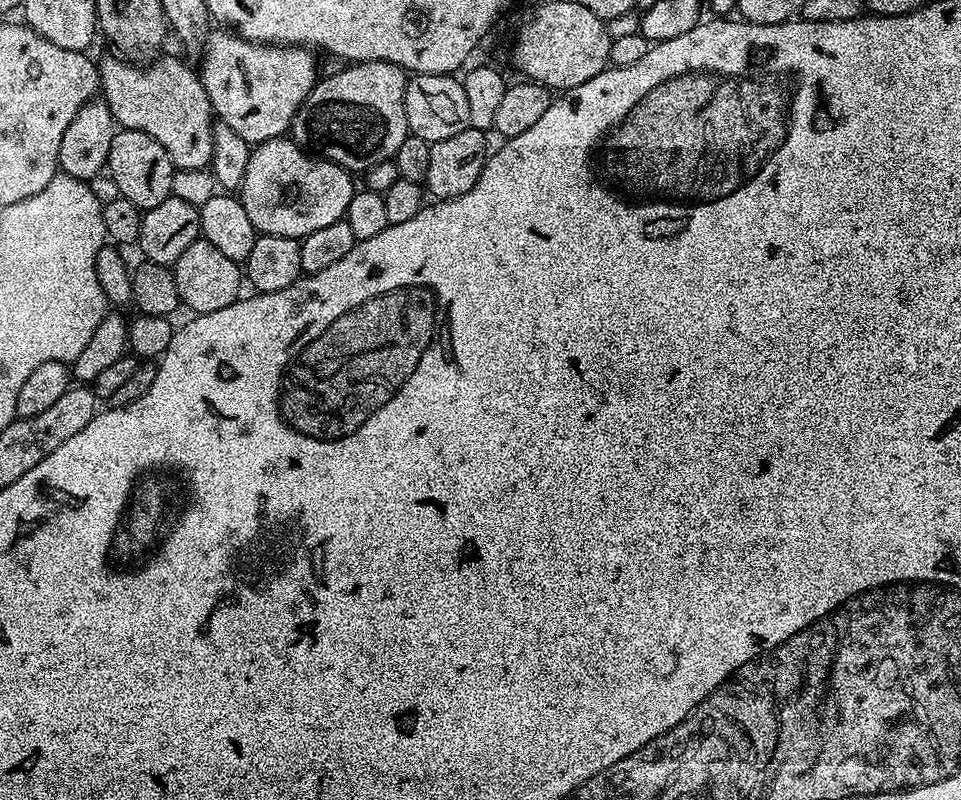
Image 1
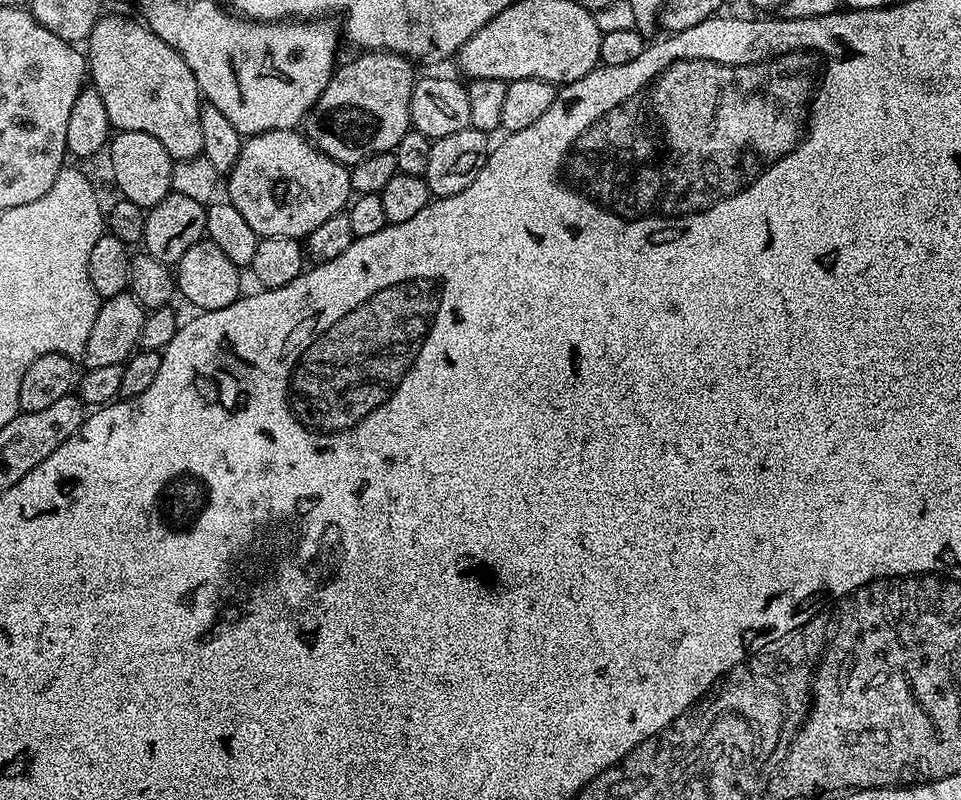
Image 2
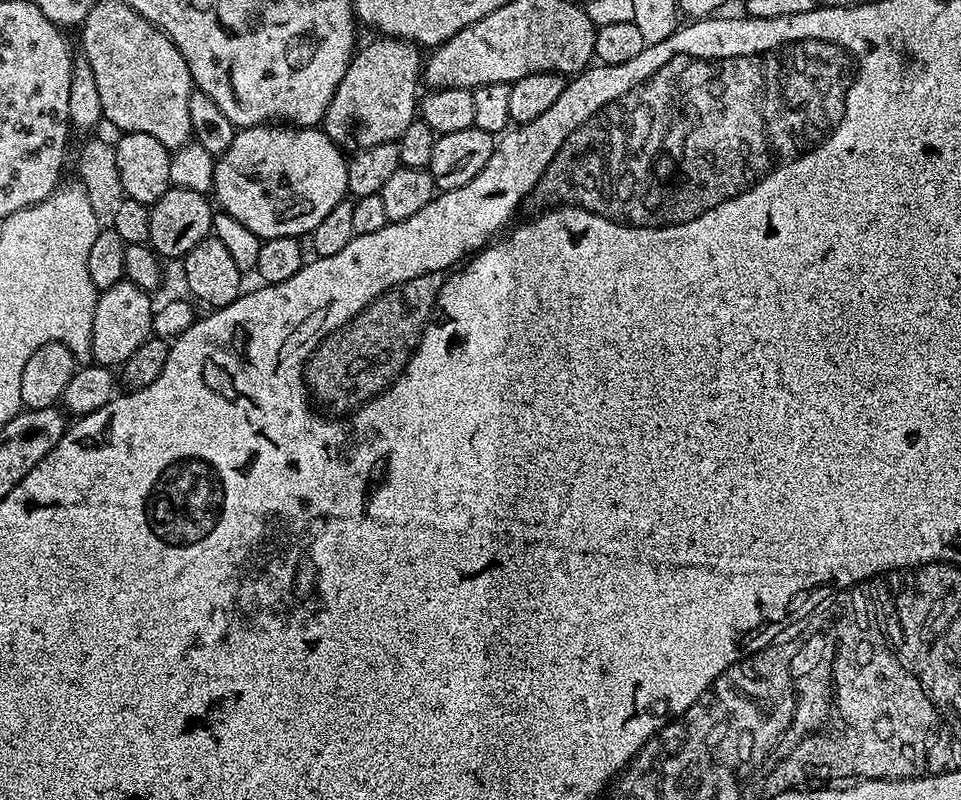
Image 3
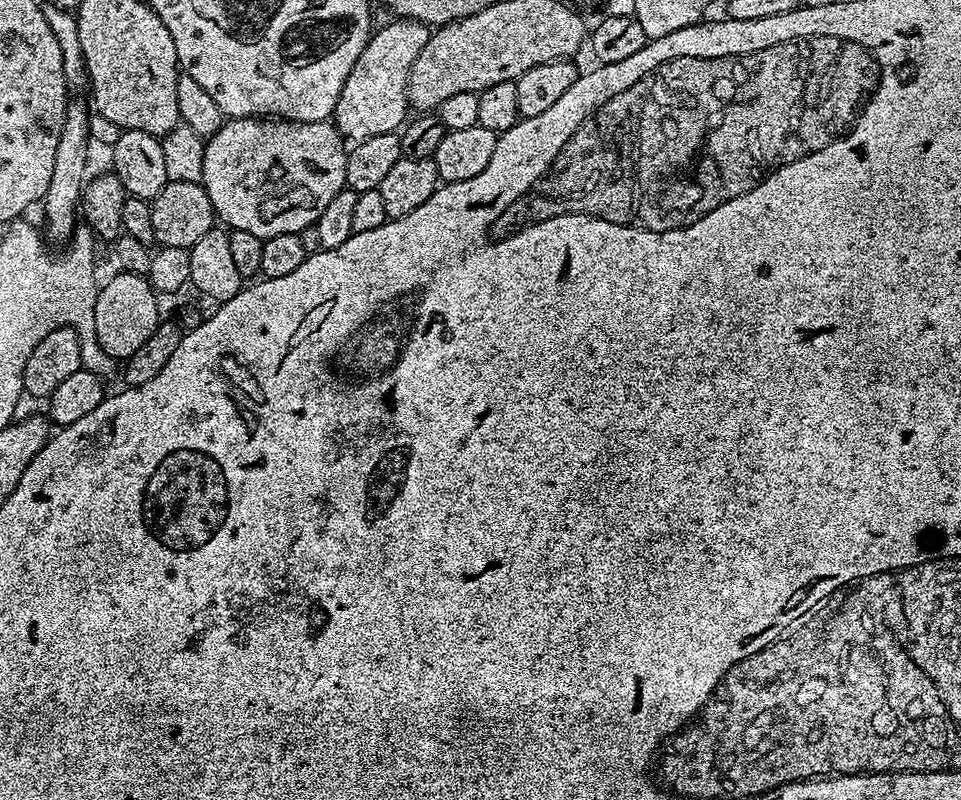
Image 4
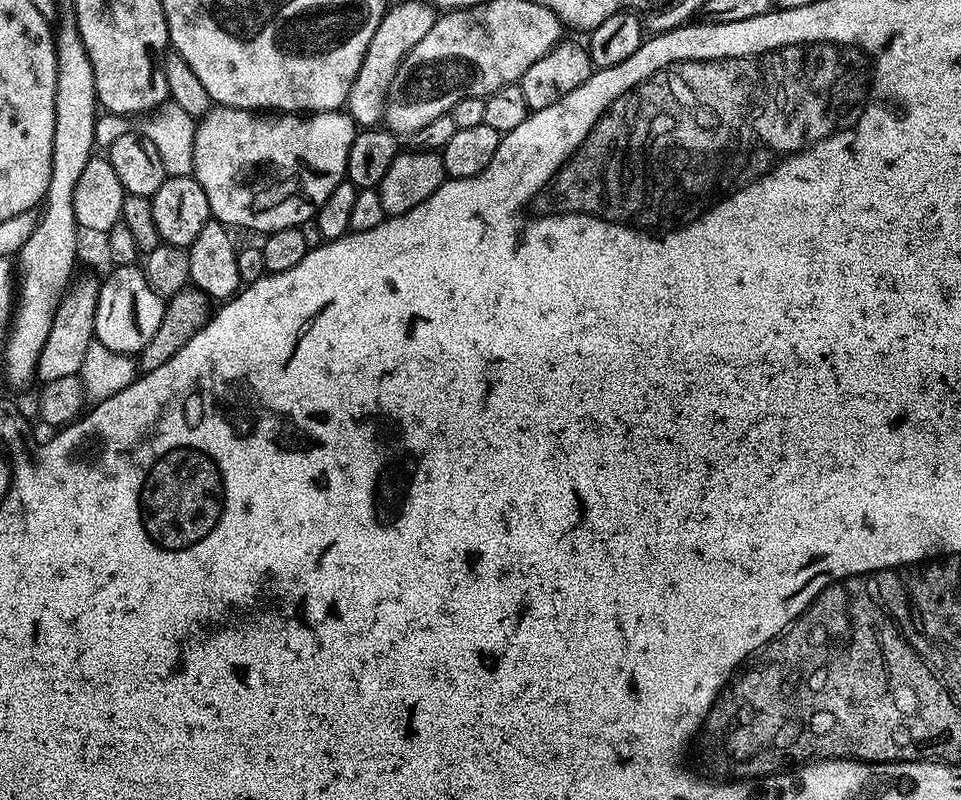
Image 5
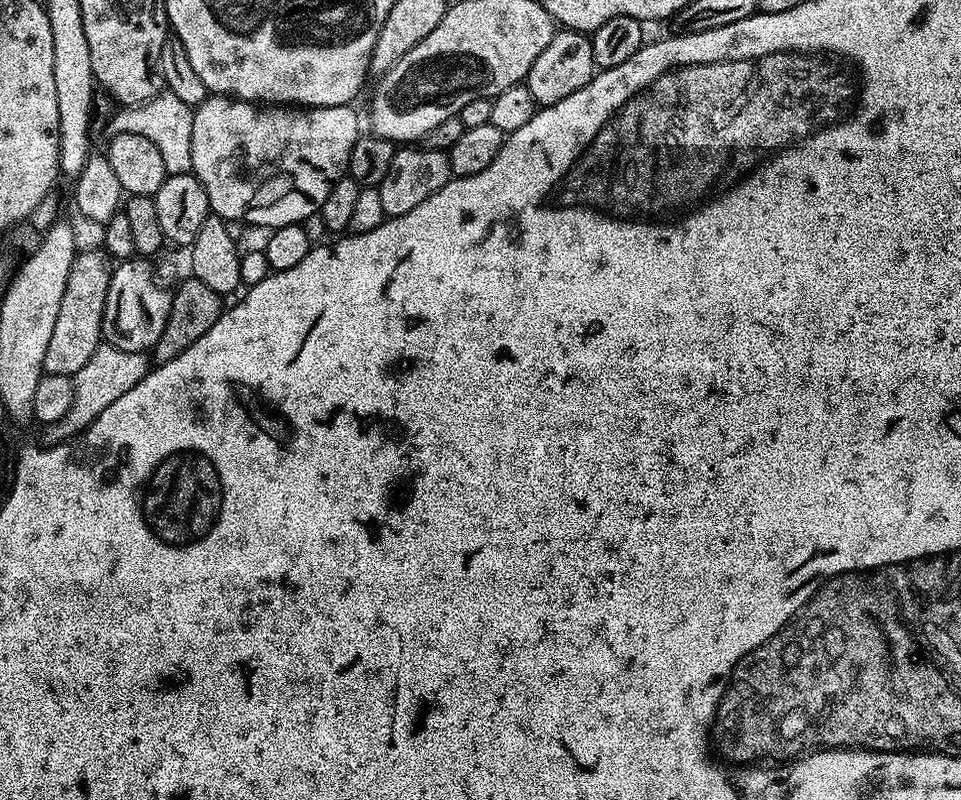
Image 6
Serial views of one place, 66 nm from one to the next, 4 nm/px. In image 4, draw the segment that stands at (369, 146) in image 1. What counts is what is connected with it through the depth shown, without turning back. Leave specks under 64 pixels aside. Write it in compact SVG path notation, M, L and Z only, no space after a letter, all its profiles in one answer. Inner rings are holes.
M392 18L389 24L381 28L379 25L369 36L362 54L358 54L358 62L354 62L354 70L350 70L350 78L346 78L346 86L342 86L342 94L338 94L334 123L345 141L357 142L395 133L405 123L410 112L410 66L414 66L414 58L422 54L422 46L426 46L429 35L427 24Z

